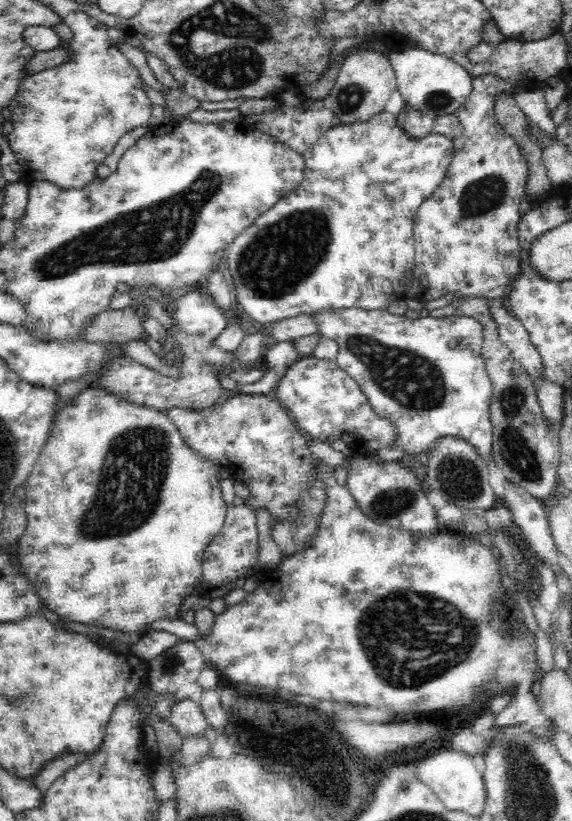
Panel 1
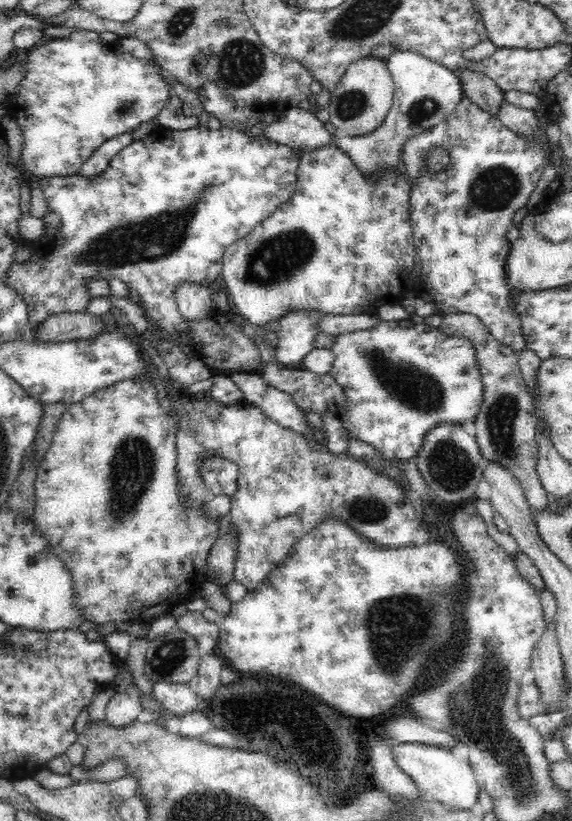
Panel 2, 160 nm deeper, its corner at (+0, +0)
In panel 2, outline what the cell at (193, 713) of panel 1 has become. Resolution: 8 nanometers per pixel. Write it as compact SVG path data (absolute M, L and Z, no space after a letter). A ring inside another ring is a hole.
M152 681L154 696L160 701L162 708L176 717L187 715L198 706L197 695L187 684L176 682Z

